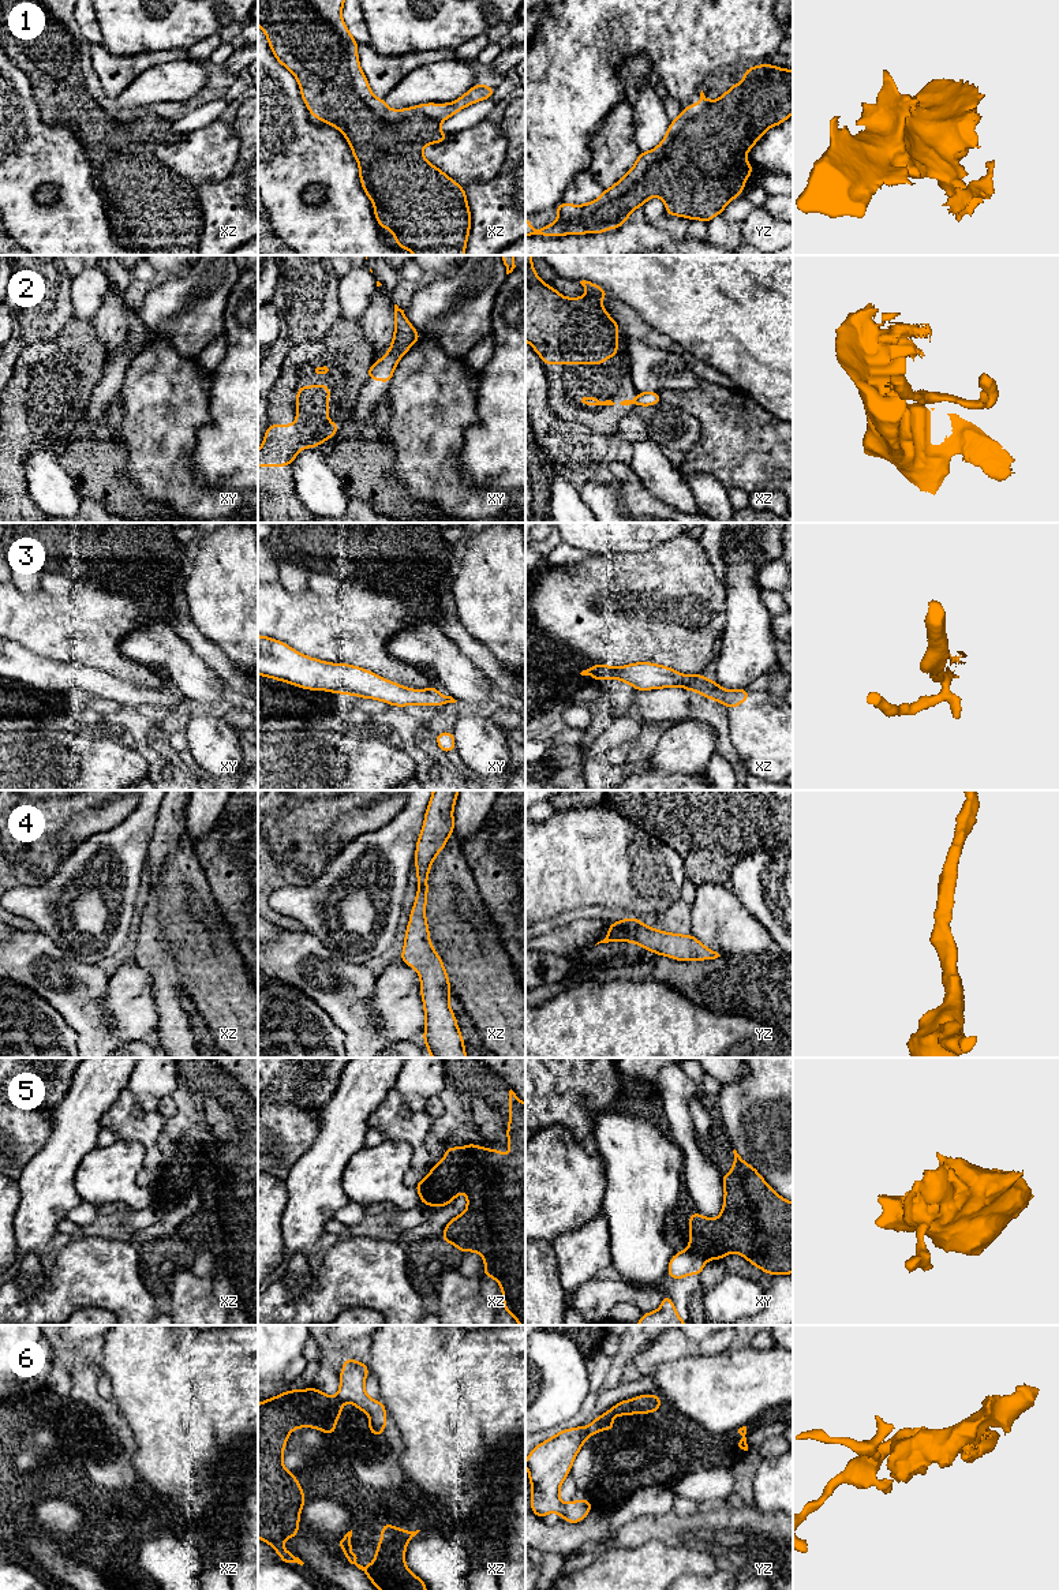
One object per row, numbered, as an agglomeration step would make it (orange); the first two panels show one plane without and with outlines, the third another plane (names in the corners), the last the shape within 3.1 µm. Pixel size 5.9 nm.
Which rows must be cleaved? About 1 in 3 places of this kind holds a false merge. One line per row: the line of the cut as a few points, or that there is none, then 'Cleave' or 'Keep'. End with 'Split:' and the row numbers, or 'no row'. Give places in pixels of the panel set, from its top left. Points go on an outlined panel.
1: No split. Keep
2: Split along xy (371, 367), (369, 377). Cleave
3: No split. Keep
4: No split. Keep
5: Split along xz (425, 1179), (425, 1196), (421, 1200). Cleave
6: Split along yz (603, 1415), (597, 1430). Cleave
Split: 2, 5, 6

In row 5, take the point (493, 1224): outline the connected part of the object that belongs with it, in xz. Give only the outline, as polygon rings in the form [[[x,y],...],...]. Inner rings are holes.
[[[509,1090],[509,1126],[506,1129],[509,1140],[509,1160],[504,1159],[504,1152],[487,1149],[486,1144],[478,1148],[474,1142],[464,1148],[446,1148],[439,1164],[433,1164],[426,1176],[426,1196],[420,1200],[427,1206],[437,1205],[439,1209],[450,1204],[463,1190],[467,1191],[467,1209],[453,1217],[444,1227],[444,1243],[454,1245],[460,1253],[476,1252],[484,1258],[484,1275],[494,1277],[504,1294],[502,1309],[508,1310],[520,1325],[525,1325],[525,1104]]]

